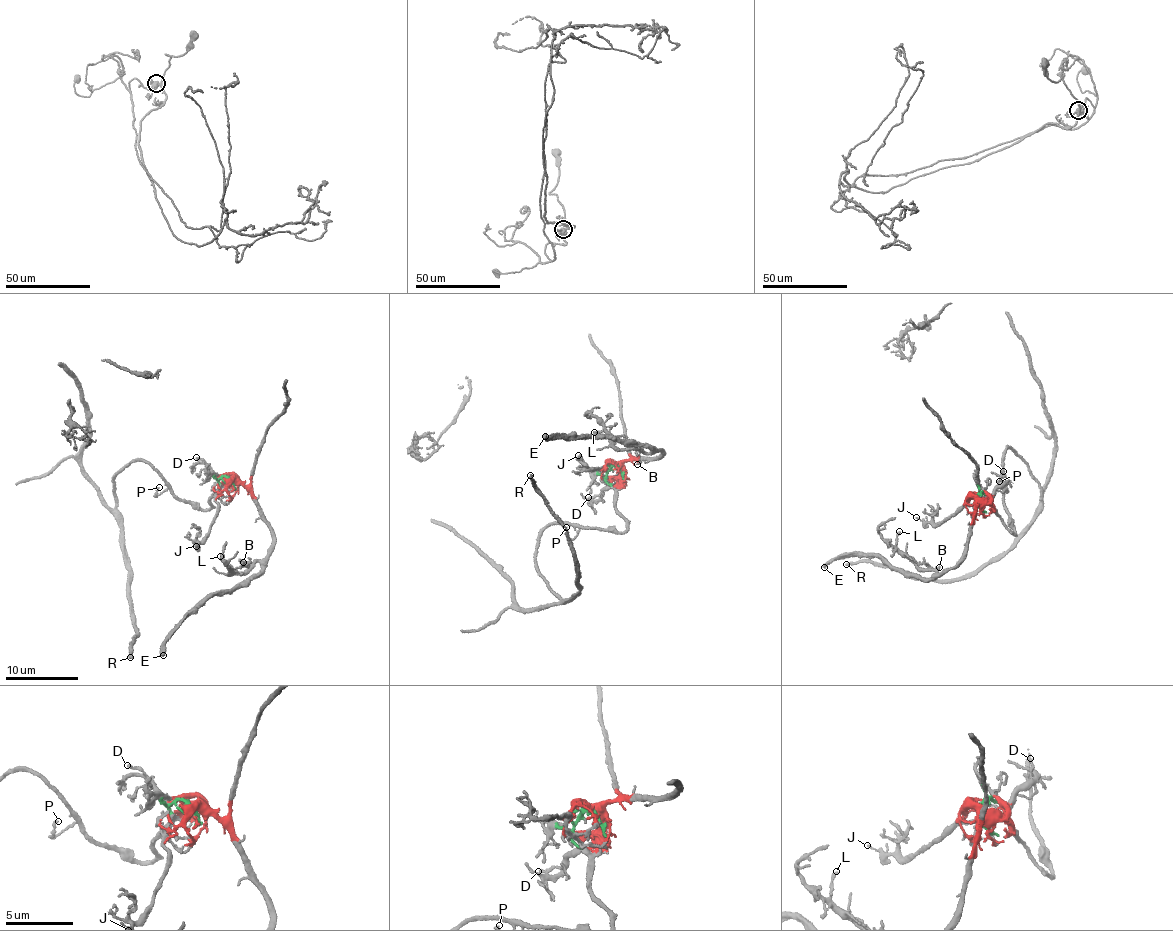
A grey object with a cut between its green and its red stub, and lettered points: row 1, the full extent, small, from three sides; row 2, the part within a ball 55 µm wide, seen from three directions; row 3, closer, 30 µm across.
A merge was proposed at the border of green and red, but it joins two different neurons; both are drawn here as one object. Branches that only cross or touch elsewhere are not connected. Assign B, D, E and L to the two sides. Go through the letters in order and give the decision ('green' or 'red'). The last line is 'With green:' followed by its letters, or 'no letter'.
B: red
D: red
E: red
L: red
With green: no letter

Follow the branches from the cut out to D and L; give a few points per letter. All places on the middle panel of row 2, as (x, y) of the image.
D: (613, 464), (619, 472), (610, 485), (603, 494), (587, 498)
L: (613, 464), (633, 458), (652, 461), (663, 454), (655, 450), (643, 454), (622, 435), (594, 432)

